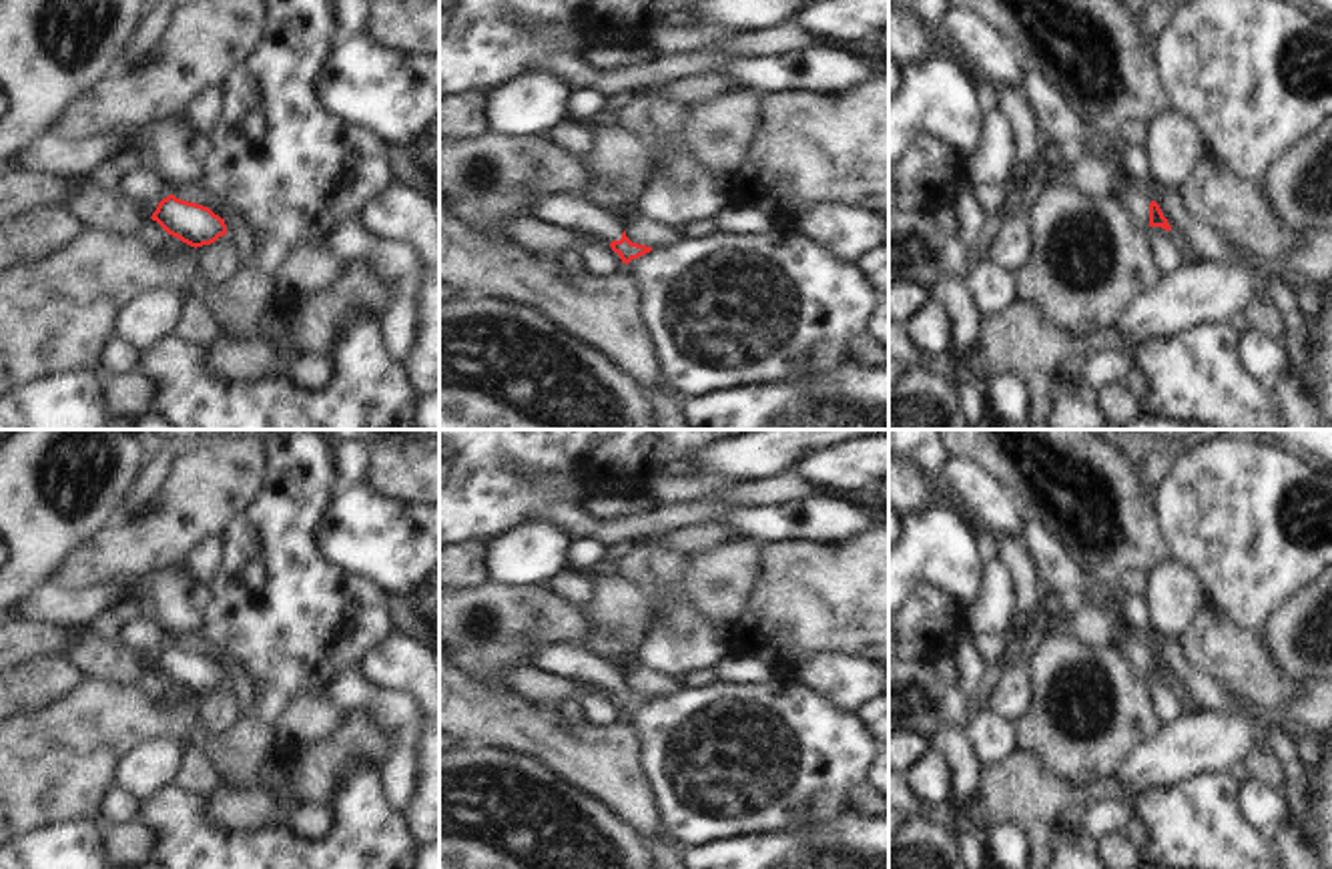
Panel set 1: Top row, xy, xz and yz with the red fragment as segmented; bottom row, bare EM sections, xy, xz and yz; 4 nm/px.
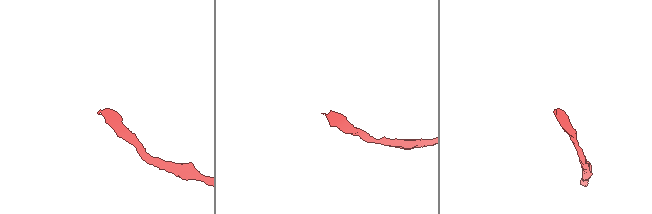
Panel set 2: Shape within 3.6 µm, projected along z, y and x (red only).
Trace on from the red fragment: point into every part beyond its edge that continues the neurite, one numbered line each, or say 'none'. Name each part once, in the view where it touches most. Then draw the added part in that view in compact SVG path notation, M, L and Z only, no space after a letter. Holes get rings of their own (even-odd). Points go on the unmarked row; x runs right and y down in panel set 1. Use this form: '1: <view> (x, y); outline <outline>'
1: yz (1136, 649); outline M1117 624L1113 644L1121 650L1123 658L1129 662L1135 674L1149 676L1151 644L1145 634L1131 632L1125 626Z

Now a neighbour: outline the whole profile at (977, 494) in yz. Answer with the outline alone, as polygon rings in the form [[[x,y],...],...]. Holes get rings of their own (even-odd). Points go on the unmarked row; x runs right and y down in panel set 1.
[[[951,458],[943,470],[939,490],[951,498],[965,516],[979,520],[999,540],[1023,540],[1029,524],[1023,506],[973,462]]]

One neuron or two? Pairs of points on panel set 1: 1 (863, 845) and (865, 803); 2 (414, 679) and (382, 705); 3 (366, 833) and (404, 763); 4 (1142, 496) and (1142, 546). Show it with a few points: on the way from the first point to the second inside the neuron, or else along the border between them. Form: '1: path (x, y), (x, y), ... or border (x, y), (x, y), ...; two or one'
1: border (847, 811), (867, 817); two
2: border (358, 667), (378, 687), (406, 691), (418, 709); two
3: border (380, 771), (384, 795), (400, 813); two
4: path (1142, 508), (1142, 534); one

